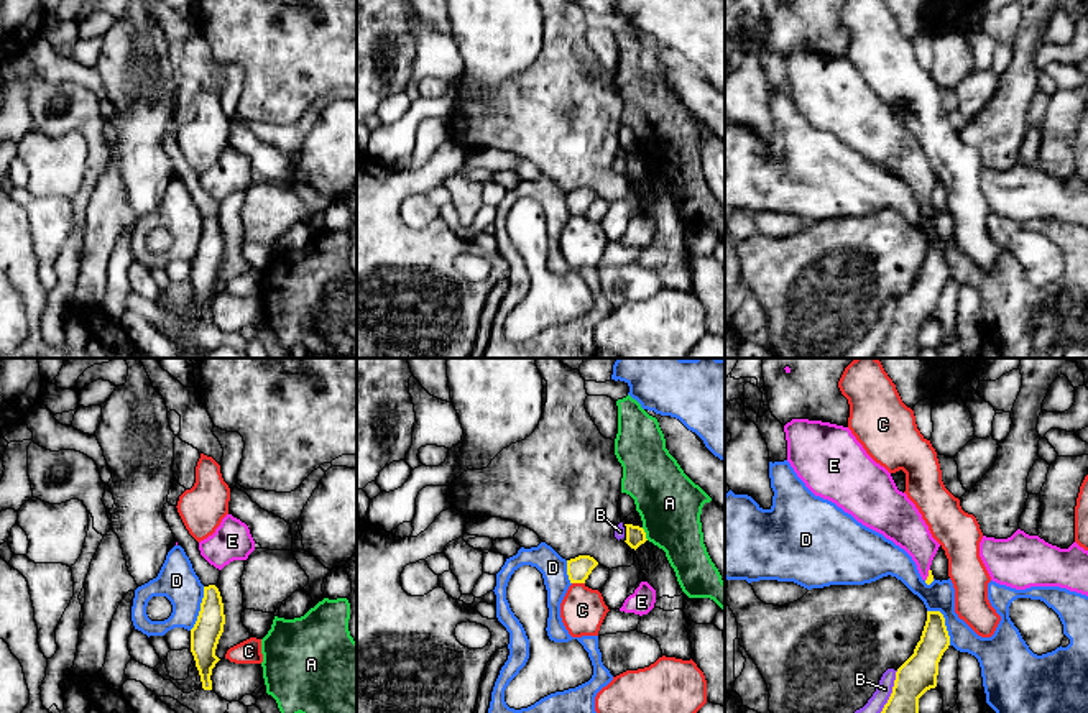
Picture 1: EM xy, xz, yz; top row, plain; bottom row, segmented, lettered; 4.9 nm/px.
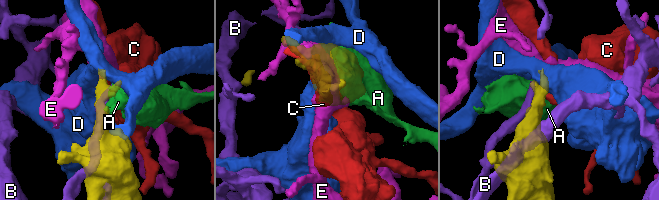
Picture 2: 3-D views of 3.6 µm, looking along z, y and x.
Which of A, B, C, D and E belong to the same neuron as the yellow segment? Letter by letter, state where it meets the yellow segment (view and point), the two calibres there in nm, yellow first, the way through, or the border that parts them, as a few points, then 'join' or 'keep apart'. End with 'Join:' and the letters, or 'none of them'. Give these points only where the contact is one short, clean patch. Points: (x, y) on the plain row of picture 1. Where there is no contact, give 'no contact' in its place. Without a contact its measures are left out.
A: contact xz (645, 166); calibres 100 and 320 nm; border xz (641, 160), (648, 171); keep apart
B: contact yz (889, 331); calibres 200 and 130 nm; keep apart
C: contact xz (579, 214); calibres 120 and 220 nm; keep apart
D: contact yz (944, 255); calibres 160 and 140 nm; border yz (927, 242), (937, 242), (942, 247), (950, 276); keep apart
E: contact yz (929, 207); calibres 40 and 180 nm; way yz (929, 212), (929, 207), (922, 179), (908, 161); join
Join: E

